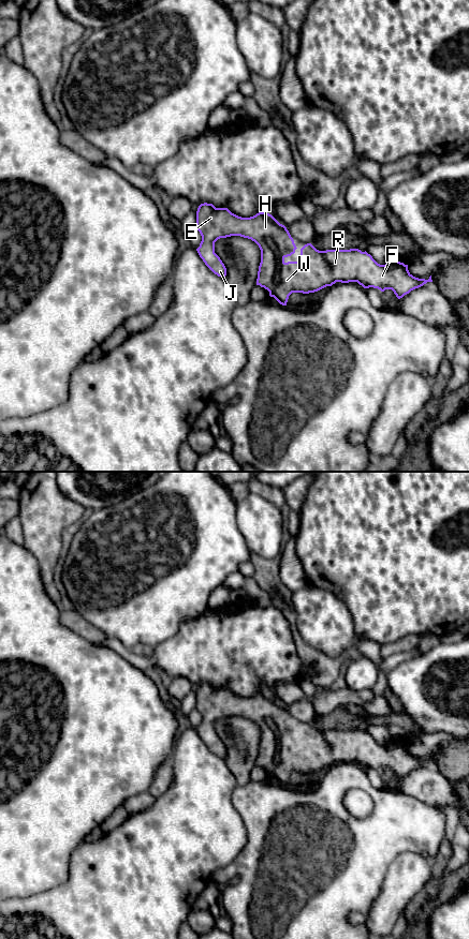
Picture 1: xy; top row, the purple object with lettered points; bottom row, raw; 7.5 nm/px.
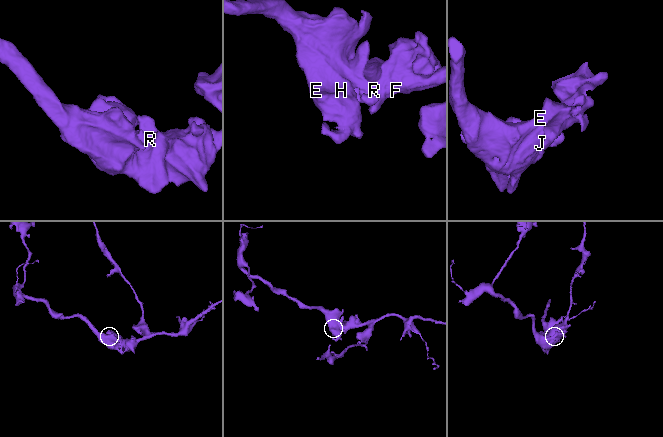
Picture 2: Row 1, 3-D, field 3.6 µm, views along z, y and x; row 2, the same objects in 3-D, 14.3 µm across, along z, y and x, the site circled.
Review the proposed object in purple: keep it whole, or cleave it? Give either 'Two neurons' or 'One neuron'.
One neuron

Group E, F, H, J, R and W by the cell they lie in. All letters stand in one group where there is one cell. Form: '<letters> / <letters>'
E F H J R W

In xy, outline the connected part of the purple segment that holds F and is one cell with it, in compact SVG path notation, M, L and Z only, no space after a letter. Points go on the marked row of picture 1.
M204 203L196 211L196 229L202 236L200 247L196 249L200 257L215 274L221 278L226 275L226 268L215 253L215 242L231 236L240 236L254 241L261 250L257 285L267 289L269 296L282 305L287 305L292 293L314 293L336 282L357 282L364 288L373 287L381 292L392 289L398 299L427 282L433 282L431 275L428 280L413 277L408 270L408 265L398 260L391 259L387 264L380 265L370 254L358 249L319 251L311 243L307 243L301 249L299 262L285 263L284 258L294 254L297 248L287 227L265 212L241 218L228 208L216 208L212 204Z

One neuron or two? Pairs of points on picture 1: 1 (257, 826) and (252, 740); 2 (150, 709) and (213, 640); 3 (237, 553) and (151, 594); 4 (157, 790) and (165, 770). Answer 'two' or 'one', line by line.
1: two
2: two
3: one
4: one

